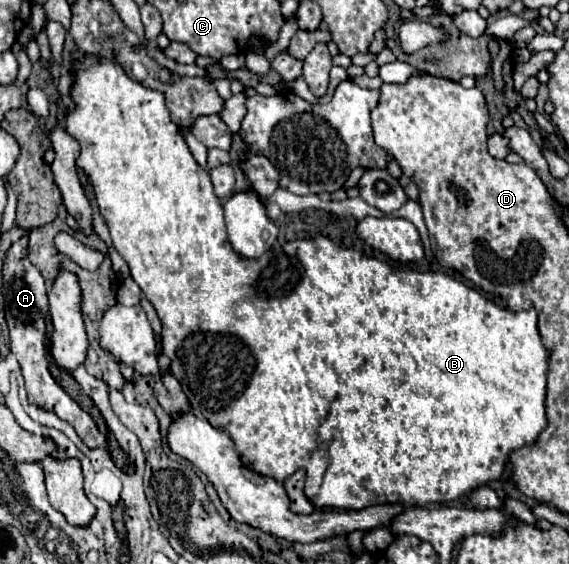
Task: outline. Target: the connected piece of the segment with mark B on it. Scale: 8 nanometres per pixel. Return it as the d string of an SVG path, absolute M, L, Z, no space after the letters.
M85 58L83 62L75 62L75 84L71 96L75 100L75 110L67 116L65 130L81 144L77 166L91 178L95 200L109 226L113 246L129 264L131 278L139 284L147 300L157 310L163 324L163 354L171 360L171 374L179 380L191 410L205 416L213 426L225 428L235 442L235 450L247 458L247 464L257 474L283 482L295 470L305 468L305 496L315 508L363 510L379 504L441 504L457 500L461 494L497 480L509 460L509 452L535 442L545 430L545 384L549 354L539 338L537 312L533 308L513 314L507 308L485 300L477 290L453 280L447 274L403 272L401 268L369 258L363 252L341 248L325 236L292 240L281 250L271 250L271 254L265 252L261 258L243 258L231 248L223 220L223 206L213 192L209 174L195 162L179 128L171 122L161 92L143 88L113 60Z

